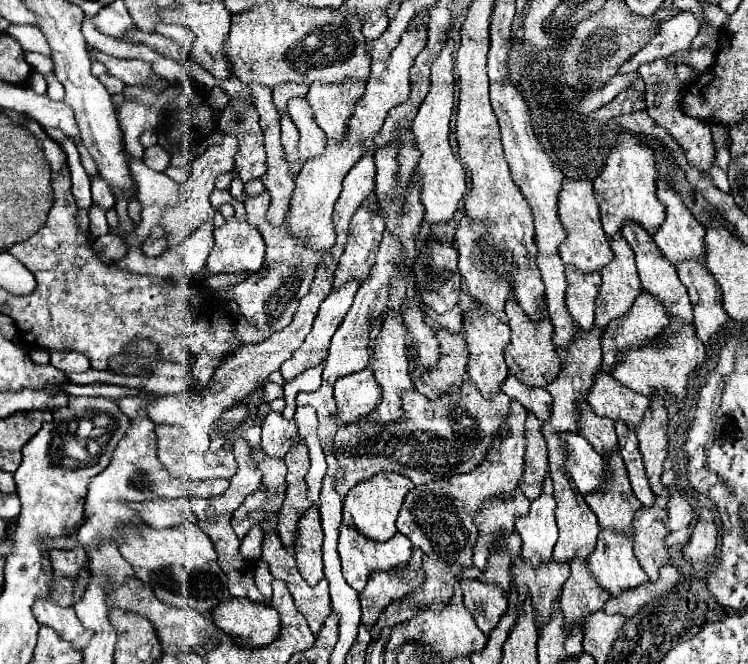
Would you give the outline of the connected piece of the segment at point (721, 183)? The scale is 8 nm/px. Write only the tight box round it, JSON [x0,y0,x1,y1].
[711,166,731,192]

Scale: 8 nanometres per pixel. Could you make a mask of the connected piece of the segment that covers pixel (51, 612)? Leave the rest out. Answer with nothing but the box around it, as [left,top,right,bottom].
[33,598,91,648]

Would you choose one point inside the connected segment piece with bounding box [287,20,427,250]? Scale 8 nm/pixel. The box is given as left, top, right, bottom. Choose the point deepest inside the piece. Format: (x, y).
(317, 188)

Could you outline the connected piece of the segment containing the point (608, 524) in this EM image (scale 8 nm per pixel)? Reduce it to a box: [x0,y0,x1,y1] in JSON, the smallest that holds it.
[585,452,643,534]

